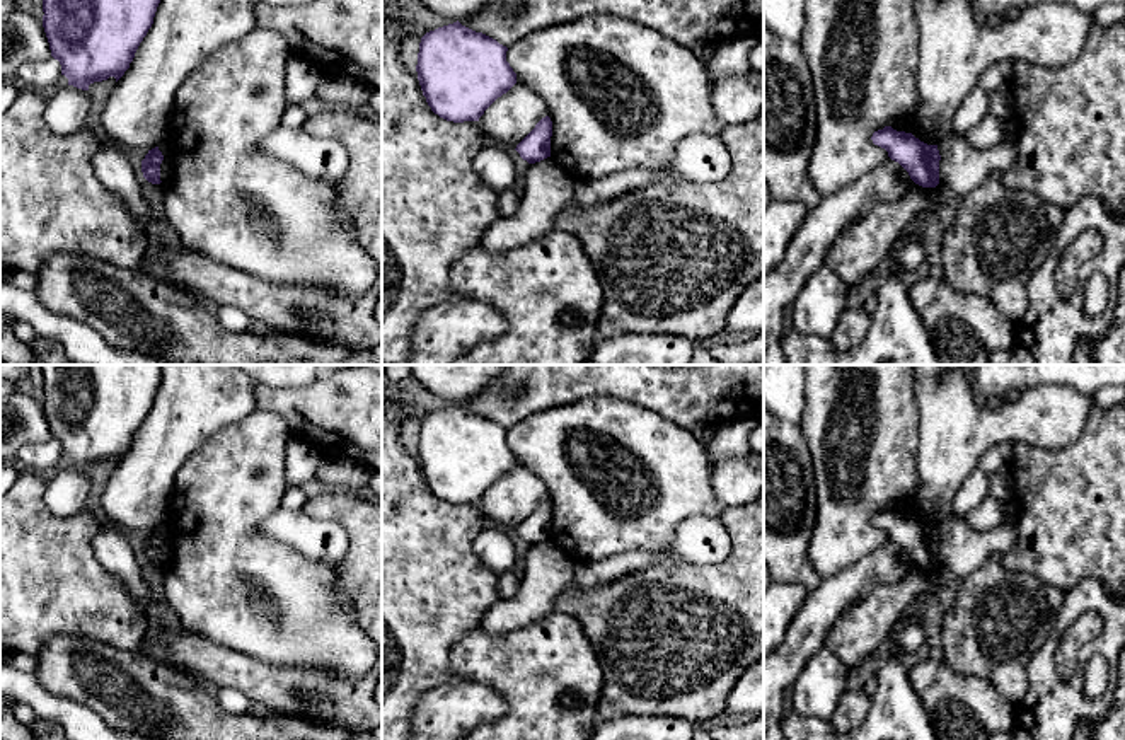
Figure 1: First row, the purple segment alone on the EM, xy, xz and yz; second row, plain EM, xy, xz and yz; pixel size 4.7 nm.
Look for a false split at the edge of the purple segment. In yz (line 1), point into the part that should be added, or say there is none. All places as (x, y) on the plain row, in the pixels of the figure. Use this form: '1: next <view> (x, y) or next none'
1: next none

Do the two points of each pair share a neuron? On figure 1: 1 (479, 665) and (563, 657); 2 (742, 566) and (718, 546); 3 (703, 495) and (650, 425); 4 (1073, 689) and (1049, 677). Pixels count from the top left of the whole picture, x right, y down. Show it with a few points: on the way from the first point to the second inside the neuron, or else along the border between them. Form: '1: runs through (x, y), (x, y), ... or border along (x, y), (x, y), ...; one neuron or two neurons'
1: runs through (500, 659), (507, 655), (542, 657); one neuron
2: border along (723, 517), (730, 553), (716, 563), (691, 565); two neurons
3: runs through (686, 478), (650, 442); one neuron
4: runs through (1067, 689), (1061, 689), (1054, 682); one neuron

